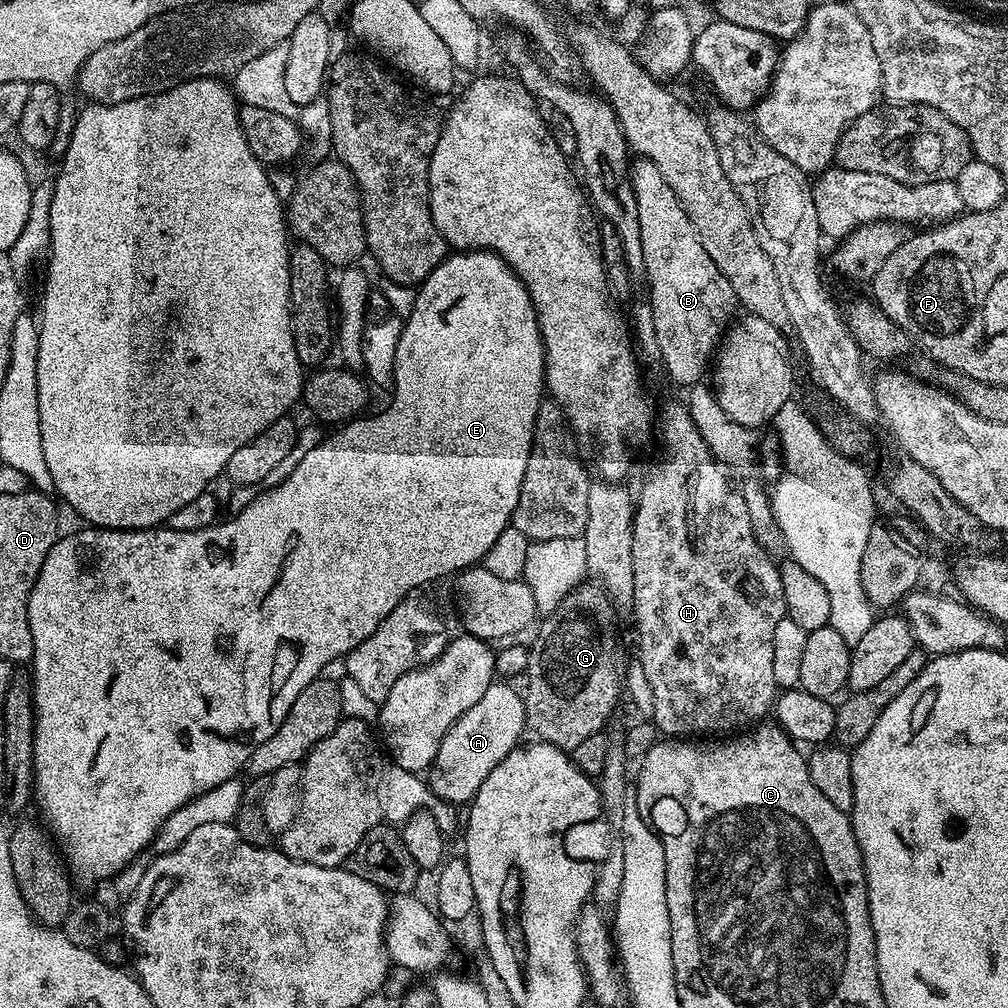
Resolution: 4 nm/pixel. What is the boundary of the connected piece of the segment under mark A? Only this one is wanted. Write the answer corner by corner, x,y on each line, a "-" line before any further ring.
493,682
482,698
470,710
466,710
461,717
458,717
452,728
442,738
437,756
433,758
430,771
426,776
428,787
432,789
432,795
437,801
449,800
452,804
467,805
482,786
482,782
486,782
486,774
490,774
490,770
494,770
494,766
498,766
498,762
502,762
506,758
506,754
513,752
521,743
520,735
526,732
524,698
519,691
515,692
508,685
511,683
502,683
506,684

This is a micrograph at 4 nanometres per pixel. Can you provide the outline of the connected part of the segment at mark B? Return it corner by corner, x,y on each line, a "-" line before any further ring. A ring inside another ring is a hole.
640,158
631,165
630,175
634,198
638,202
638,226
642,230
642,258
646,289
648,288
646,296
654,310
654,330
660,347
659,359
664,360
664,368
674,383
684,384
683,386
698,384
705,379
704,371
707,368
709,371
710,361
726,329
733,323
732,311
737,311
738,308
736,295
718,266
710,262
710,254
702,250
700,236
694,230
686,210
682,210
682,202
678,202
674,190
666,186
662,170
658,170
654,162

